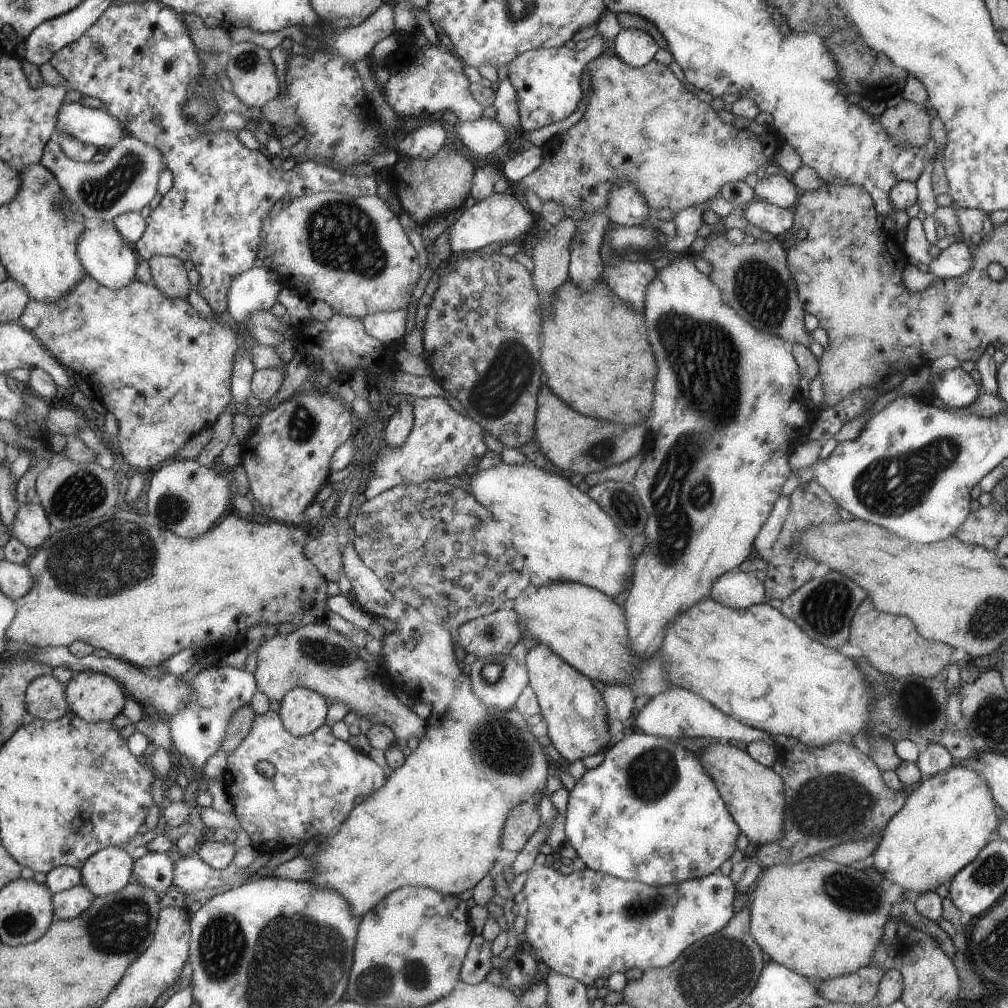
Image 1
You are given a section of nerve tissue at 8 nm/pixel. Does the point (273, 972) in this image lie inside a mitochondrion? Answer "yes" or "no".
yes

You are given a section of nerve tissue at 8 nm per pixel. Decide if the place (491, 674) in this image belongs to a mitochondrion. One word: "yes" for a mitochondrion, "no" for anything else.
yes

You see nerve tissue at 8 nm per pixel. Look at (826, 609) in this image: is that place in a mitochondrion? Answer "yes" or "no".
yes

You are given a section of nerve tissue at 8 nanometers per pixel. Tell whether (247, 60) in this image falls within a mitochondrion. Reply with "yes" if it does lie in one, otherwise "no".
yes

